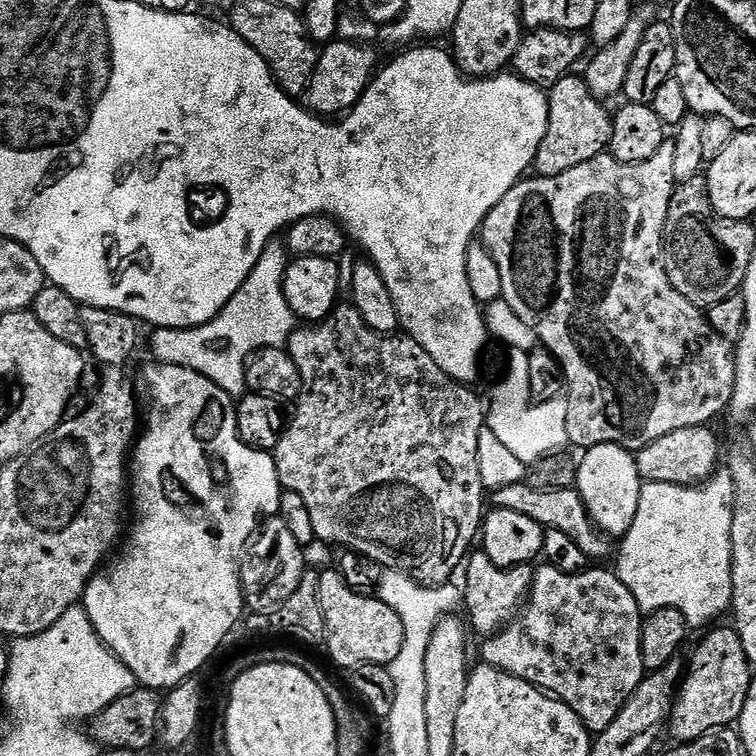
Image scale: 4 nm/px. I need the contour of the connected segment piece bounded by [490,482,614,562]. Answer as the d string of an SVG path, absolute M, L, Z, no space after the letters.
M521 482L495 489L491 493L490 504L492 508L515 510L517 514L526 514L526 518L534 518L534 522L541 524L544 529L562 530L562 534L567 534L572 541L578 542L578 550L582 550L582 554L586 554L589 561L604 562L608 555L610 555L609 557L613 555L613 537L597 528L590 513L588 513L584 500L575 487L531 489L526 483Z

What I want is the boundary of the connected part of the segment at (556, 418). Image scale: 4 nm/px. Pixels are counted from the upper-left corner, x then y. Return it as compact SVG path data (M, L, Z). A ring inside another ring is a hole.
M516 350L511 355L508 377L500 384L500 404L487 405L486 426L511 454L529 466L544 456L551 456L569 447L566 418L562 415L561 405L556 400L548 400L544 404L530 402L528 352Z

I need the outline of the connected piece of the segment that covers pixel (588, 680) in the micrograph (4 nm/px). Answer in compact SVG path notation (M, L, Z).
M541 563L539 567L532 573L532 588L529 589L522 607L500 631L493 632L483 641L484 645L480 648L479 659L485 664L500 668L506 674L522 678L535 688L539 688L541 692L546 692L549 696L561 700L563 704L570 706L570 710L574 710L574 714L578 714L578 718L588 727L589 732L598 734L602 730L606 730L606 726L610 726L610 722L614 722L618 710L622 710L622 706L630 698L630 694L634 694L634 690L644 681L646 675L646 669L642 662L642 646L640 645L640 631L644 625L640 607L636 604L634 596L630 594L630 590L626 590L626 586L620 581L620 577L616 575L615 571L608 569L607 572L604 566L589 566L582 572L563 572L545 563Z

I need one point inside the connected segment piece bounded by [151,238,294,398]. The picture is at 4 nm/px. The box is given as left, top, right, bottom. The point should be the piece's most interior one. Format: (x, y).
(258, 316)

